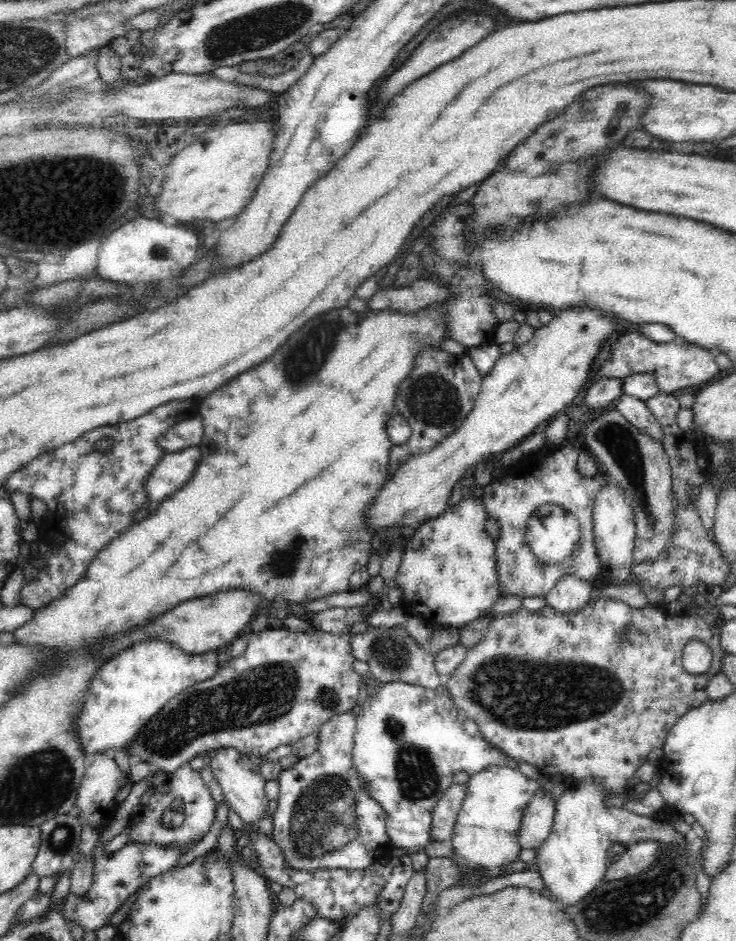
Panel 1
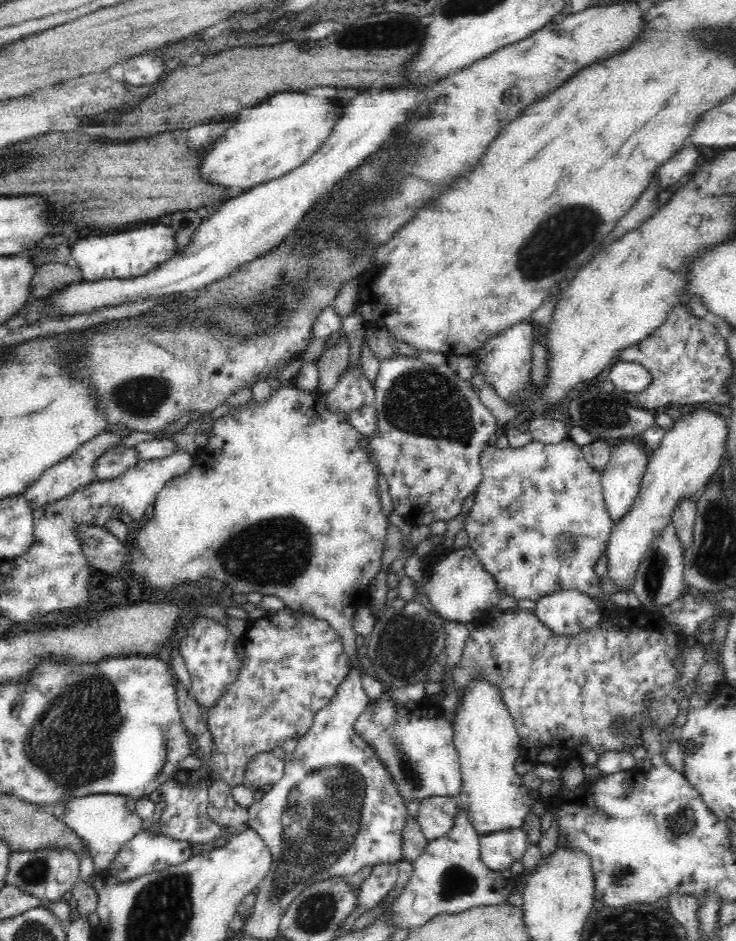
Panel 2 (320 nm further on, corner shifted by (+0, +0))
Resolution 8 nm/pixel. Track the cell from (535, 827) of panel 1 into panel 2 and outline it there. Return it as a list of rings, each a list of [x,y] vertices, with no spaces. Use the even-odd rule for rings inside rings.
[[[522,829],[498,831],[480,837],[480,860],[494,872],[509,869],[512,862],[521,860],[528,838]]]

